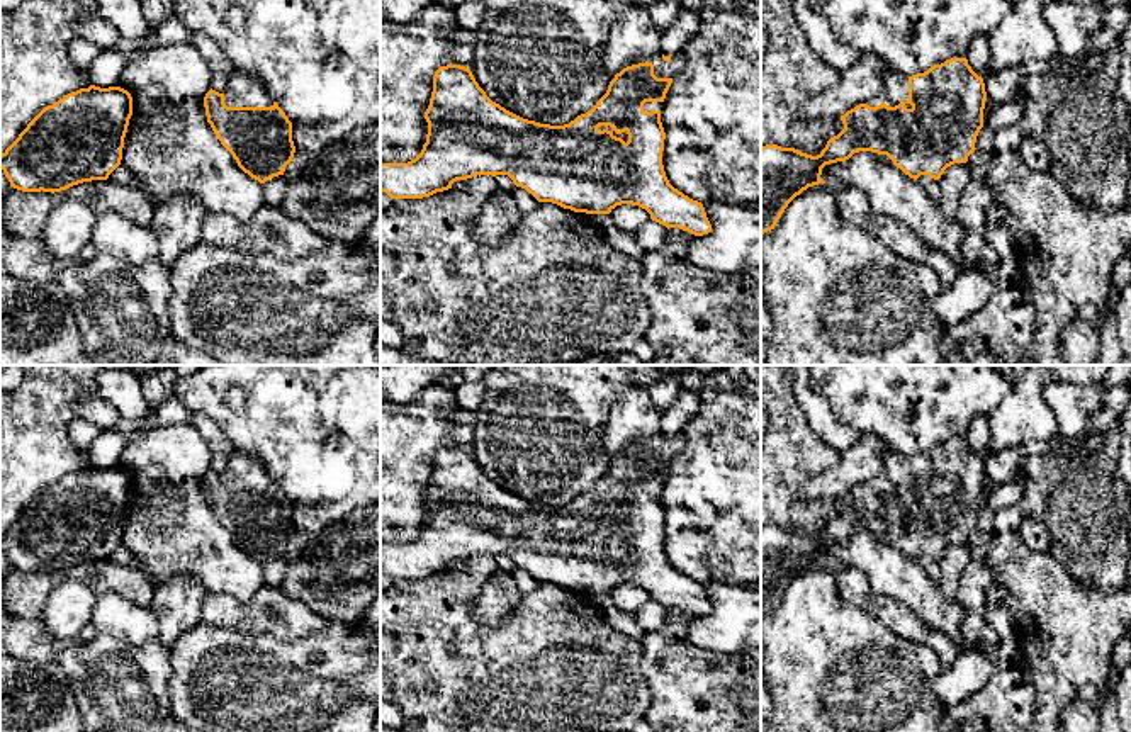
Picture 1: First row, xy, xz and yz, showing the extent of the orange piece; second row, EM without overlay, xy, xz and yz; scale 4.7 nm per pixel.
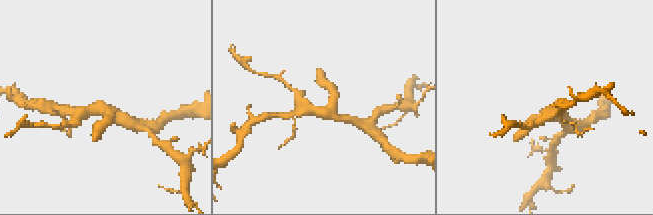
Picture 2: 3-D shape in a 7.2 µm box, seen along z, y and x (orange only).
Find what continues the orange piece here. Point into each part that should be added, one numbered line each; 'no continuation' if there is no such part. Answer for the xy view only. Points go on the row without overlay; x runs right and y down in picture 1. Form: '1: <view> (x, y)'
1: xy (245, 469)

